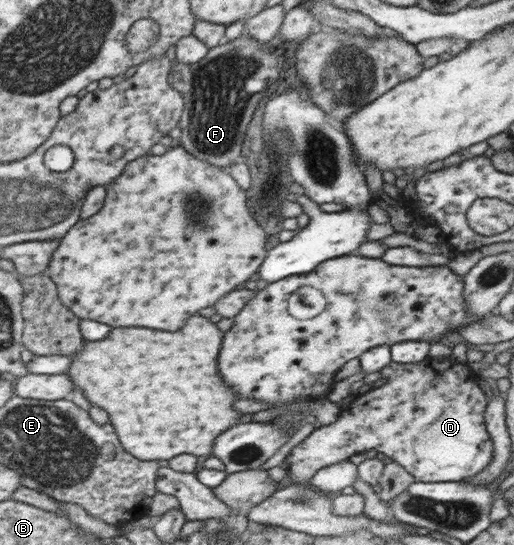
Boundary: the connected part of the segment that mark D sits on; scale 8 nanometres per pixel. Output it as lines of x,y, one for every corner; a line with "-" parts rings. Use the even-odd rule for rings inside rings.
426,357
413,364
391,361
377,375
388,379
386,383
372,388
339,412
336,422
316,428
286,456
282,466
288,469
286,482
308,484
322,467
346,461
352,455
376,449
380,456
388,456
402,465
415,482
463,482
484,470
494,456
493,441
485,425
485,411
488,399
478,386
477,376
468,363
459,363
451,358

